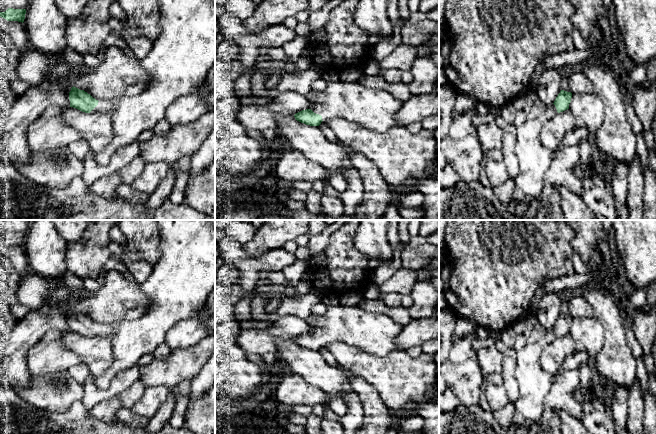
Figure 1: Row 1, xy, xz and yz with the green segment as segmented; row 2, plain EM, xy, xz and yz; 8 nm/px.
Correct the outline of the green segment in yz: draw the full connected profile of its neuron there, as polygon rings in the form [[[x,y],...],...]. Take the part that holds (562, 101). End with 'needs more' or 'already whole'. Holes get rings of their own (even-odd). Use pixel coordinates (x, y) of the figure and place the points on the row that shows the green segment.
[[[561,90],[551,105],[537,100],[526,121],[517,128],[515,153],[519,172],[514,179],[510,206],[514,208],[526,198],[537,198],[545,187],[545,175],[553,163],[553,150],[542,145],[540,135],[545,123],[557,113],[569,109],[572,93]]]; needs more

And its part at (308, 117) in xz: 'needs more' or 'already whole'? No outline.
needs more

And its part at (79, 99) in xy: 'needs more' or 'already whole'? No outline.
needs more

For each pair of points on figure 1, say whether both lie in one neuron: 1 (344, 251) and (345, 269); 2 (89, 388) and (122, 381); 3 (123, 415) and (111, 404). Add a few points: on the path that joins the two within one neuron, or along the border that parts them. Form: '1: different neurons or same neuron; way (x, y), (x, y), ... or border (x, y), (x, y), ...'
1: same neuron; way (344, 255), (345, 265)
2: same neuron; way (97, 393), (109, 393), (114, 389)
3: different neurons; border (121, 406), (116, 413), (116, 420)

